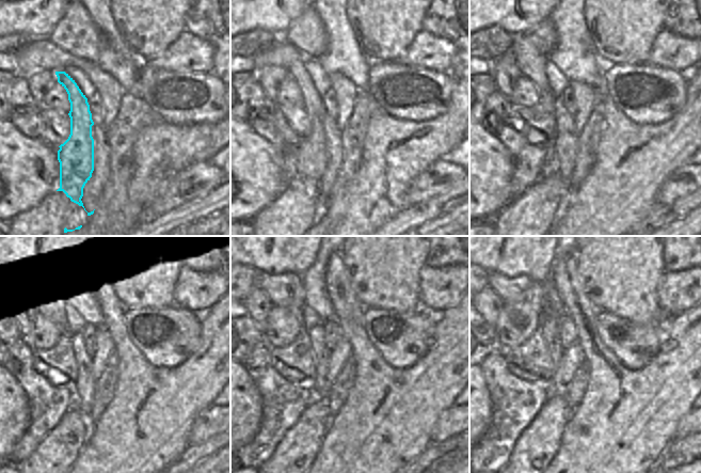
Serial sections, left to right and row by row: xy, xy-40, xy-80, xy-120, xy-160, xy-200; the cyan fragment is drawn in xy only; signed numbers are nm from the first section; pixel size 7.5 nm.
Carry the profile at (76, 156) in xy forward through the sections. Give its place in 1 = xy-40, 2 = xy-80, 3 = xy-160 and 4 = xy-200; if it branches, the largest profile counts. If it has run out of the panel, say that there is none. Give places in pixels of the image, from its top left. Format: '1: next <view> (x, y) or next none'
1: next xy-40 (312, 161)
2: next xy-80 (530, 61)
3: next xy-160 (281, 295)
4: next xy-200 (509, 288)

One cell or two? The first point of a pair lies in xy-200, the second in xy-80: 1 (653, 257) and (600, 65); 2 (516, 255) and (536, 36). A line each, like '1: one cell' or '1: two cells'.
1: two cells
2: two cells

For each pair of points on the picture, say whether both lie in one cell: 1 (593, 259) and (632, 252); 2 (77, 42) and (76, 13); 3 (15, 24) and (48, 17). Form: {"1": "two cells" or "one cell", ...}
{"1": "one cell", "2": "one cell", "3": "one cell"}

